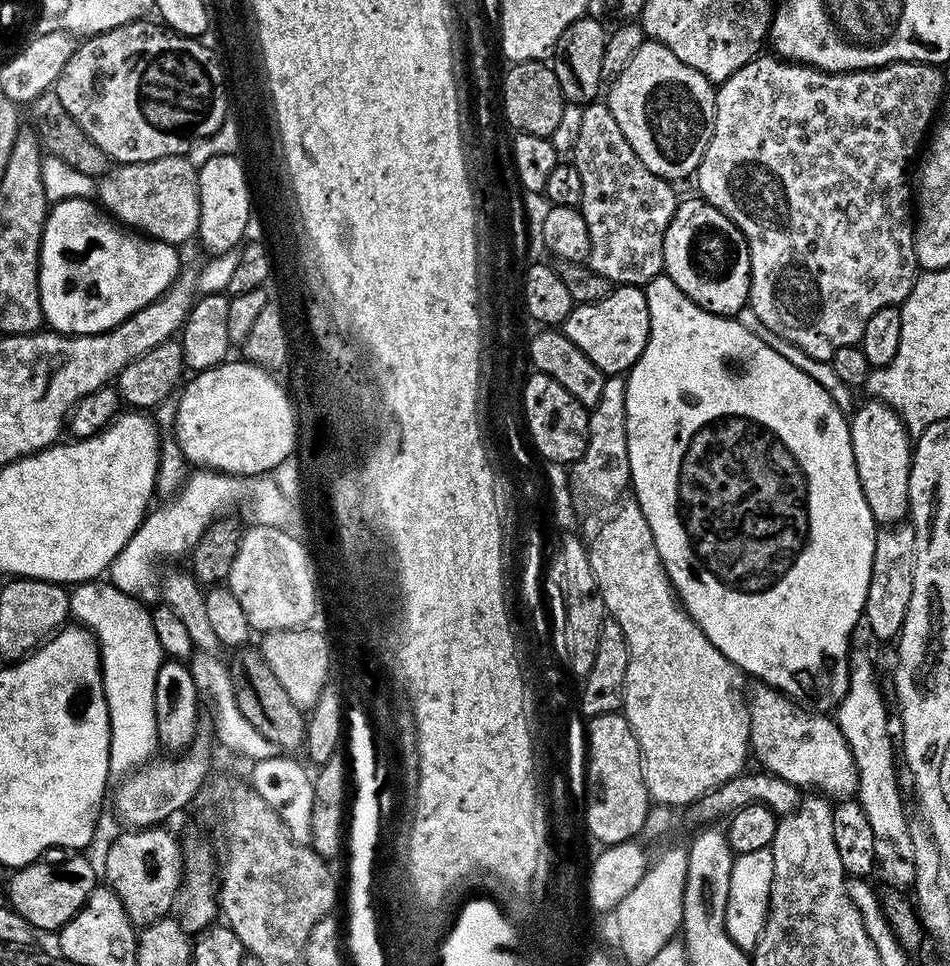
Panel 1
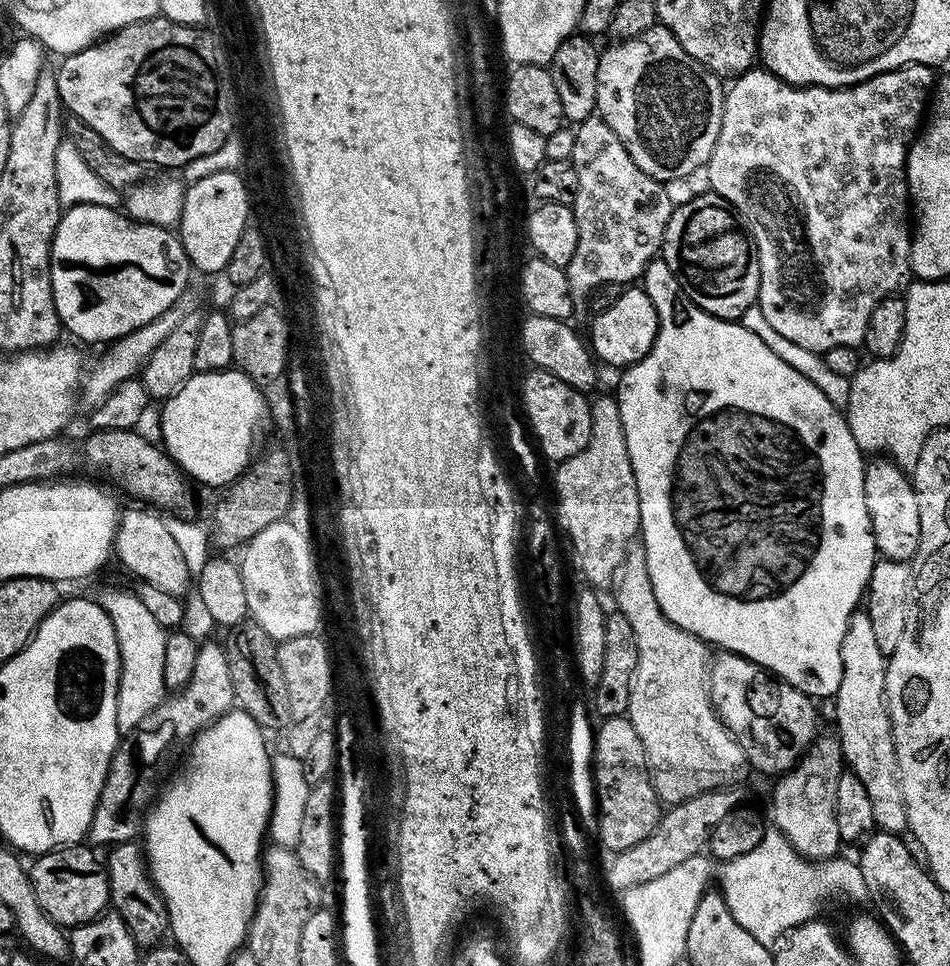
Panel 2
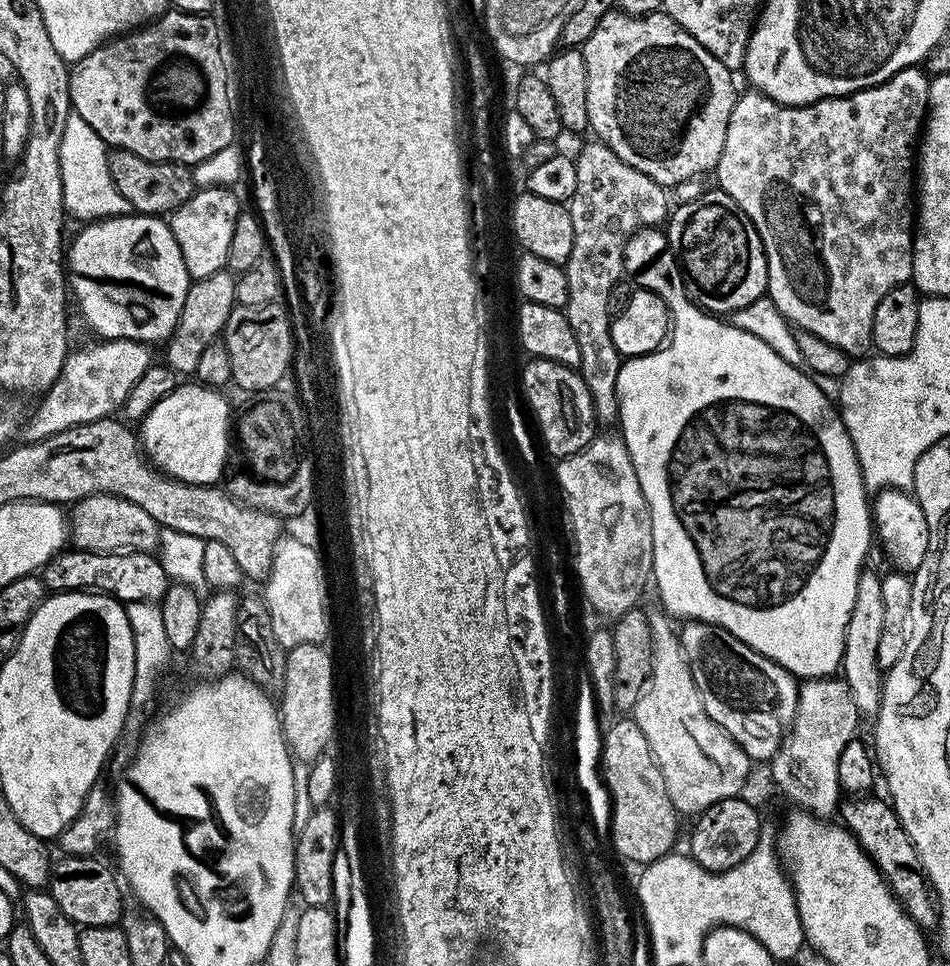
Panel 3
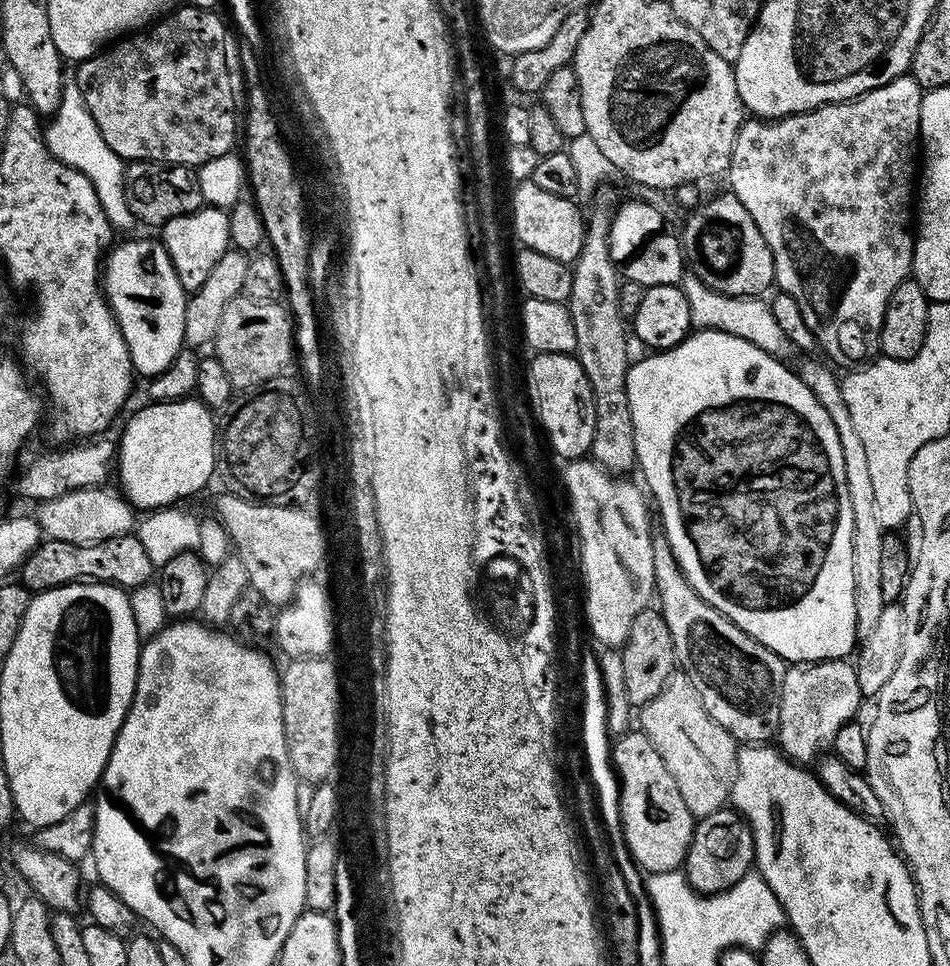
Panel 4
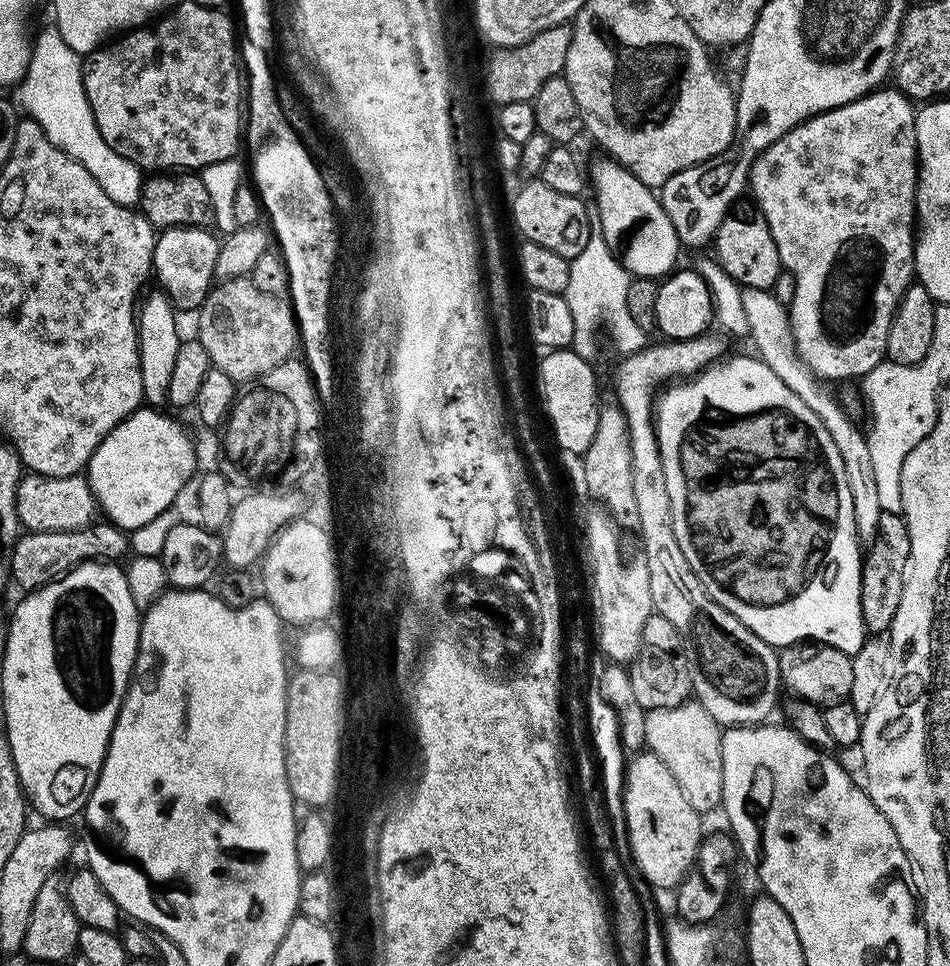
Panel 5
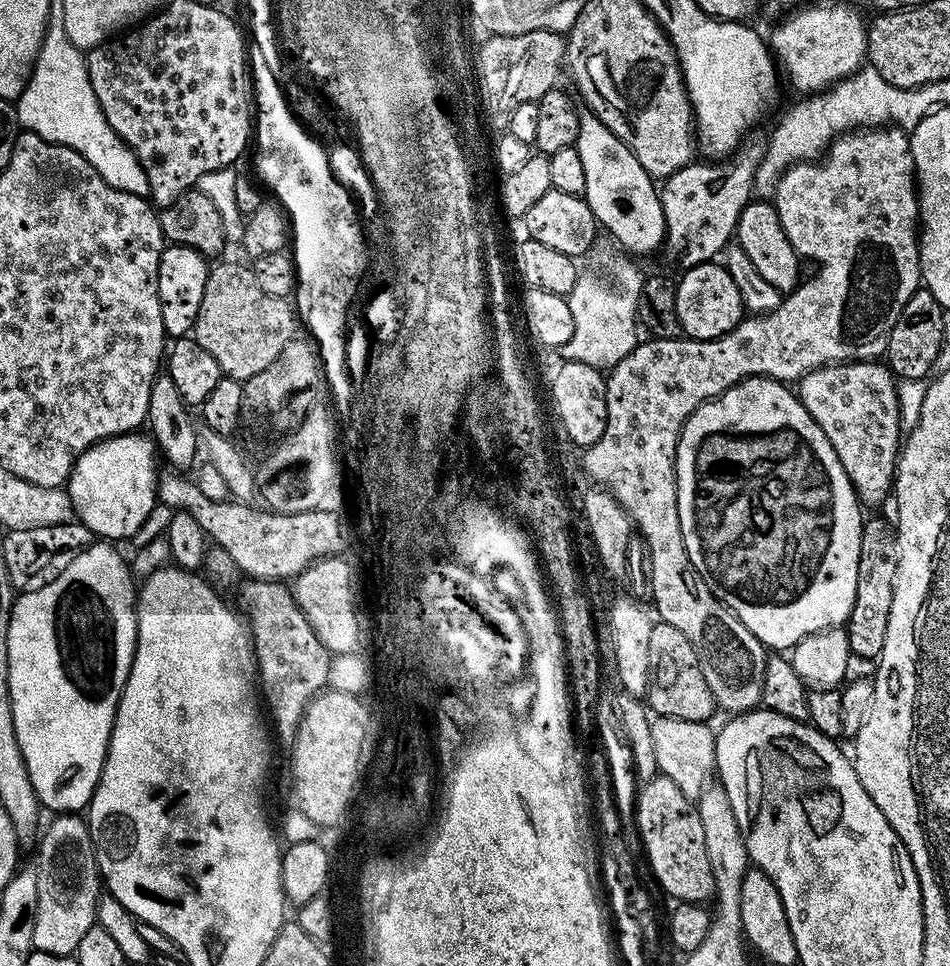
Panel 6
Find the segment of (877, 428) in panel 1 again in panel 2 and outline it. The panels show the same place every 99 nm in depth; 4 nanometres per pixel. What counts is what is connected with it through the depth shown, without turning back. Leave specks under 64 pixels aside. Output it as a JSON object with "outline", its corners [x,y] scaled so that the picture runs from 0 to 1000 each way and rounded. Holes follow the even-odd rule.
{"outline":[[[922,474],[911,481],[908,510],[912,512],[913,531],[916,532],[917,551],[920,553],[923,572],[934,580],[959,581],[968,567],[969,536],[966,529],[966,516],[955,490],[934,474]]]}

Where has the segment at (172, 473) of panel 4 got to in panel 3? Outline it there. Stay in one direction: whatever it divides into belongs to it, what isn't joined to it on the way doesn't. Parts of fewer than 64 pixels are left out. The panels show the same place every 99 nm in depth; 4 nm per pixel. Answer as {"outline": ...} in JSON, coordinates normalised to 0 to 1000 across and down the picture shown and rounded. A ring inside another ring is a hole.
{"outline":[[[209,395],[191,396],[158,429],[154,429],[145,439],[145,454],[152,466],[156,479],[168,486],[182,497],[191,497],[197,501],[226,502],[227,497],[236,489],[236,479],[242,476],[242,431],[240,435],[240,414],[235,405],[218,402]]]}

